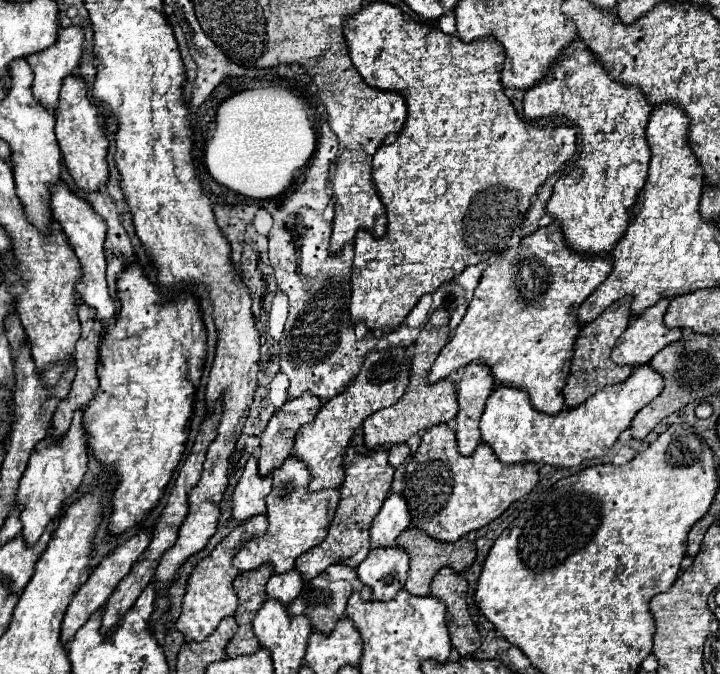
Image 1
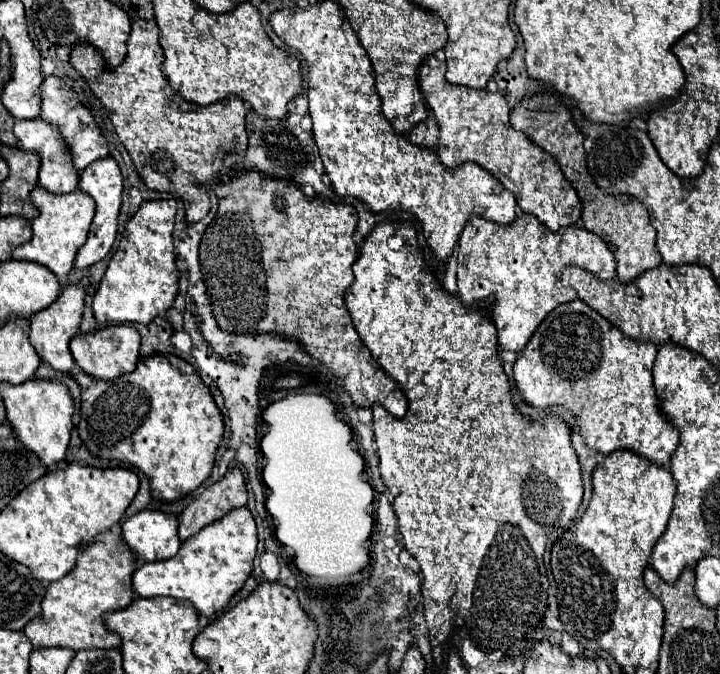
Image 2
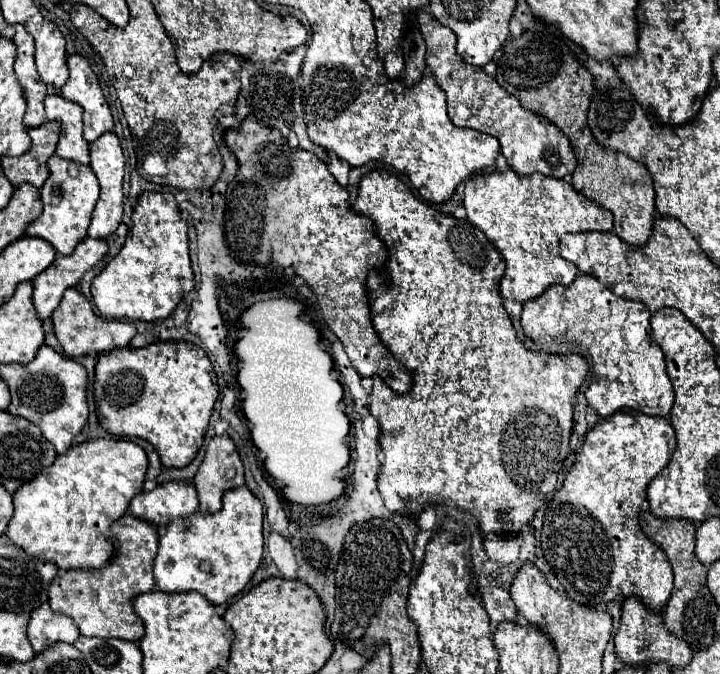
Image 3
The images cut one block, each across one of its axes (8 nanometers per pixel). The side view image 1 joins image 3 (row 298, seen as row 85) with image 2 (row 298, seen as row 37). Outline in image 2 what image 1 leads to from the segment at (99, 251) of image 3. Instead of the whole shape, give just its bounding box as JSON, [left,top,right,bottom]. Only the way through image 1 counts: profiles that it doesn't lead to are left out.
[30,284,84,374]

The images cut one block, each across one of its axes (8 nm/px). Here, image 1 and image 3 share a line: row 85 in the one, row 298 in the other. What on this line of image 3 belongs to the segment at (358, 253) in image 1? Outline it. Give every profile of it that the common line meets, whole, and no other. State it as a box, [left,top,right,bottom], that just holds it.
[352,172,588,538]

